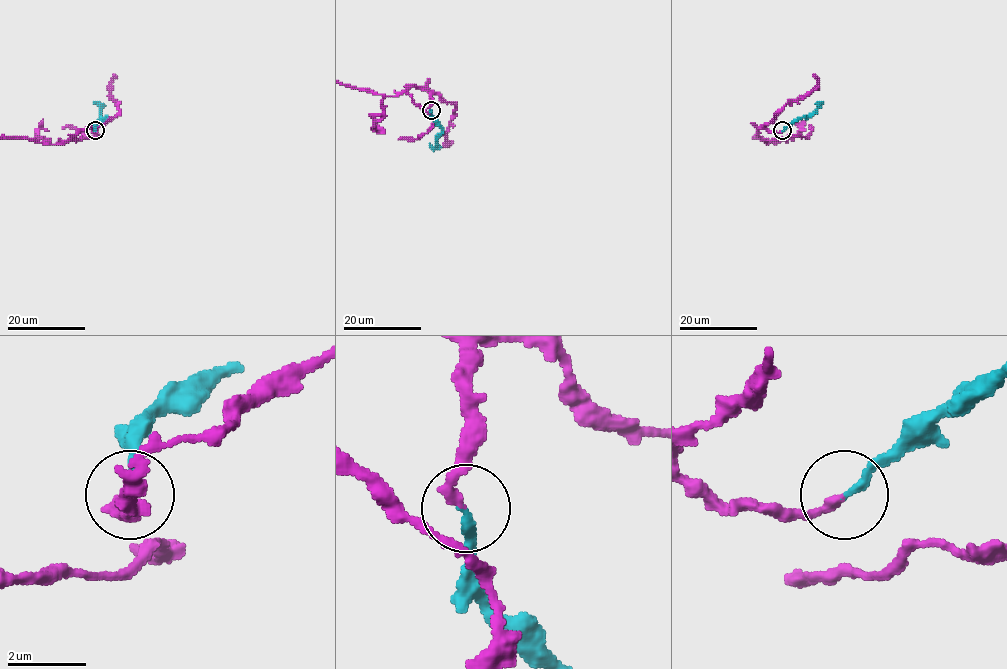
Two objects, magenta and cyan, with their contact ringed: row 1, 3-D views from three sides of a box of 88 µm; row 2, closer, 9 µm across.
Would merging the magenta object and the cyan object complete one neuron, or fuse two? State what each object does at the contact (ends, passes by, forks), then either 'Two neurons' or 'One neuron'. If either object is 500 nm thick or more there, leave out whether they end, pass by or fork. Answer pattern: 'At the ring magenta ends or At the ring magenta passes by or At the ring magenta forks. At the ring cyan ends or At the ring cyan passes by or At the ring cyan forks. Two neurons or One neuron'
At the ring magenta ends. At the ring cyan ends. One neuron

